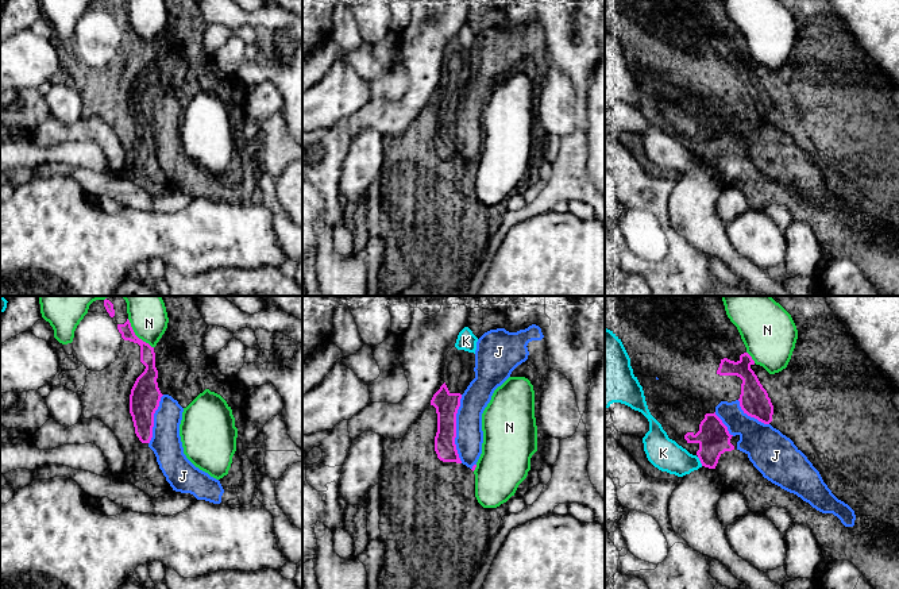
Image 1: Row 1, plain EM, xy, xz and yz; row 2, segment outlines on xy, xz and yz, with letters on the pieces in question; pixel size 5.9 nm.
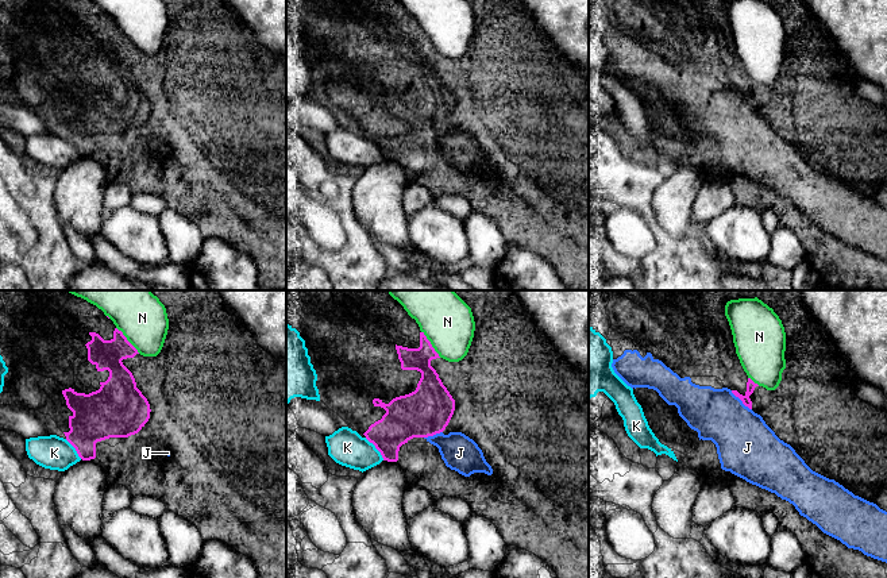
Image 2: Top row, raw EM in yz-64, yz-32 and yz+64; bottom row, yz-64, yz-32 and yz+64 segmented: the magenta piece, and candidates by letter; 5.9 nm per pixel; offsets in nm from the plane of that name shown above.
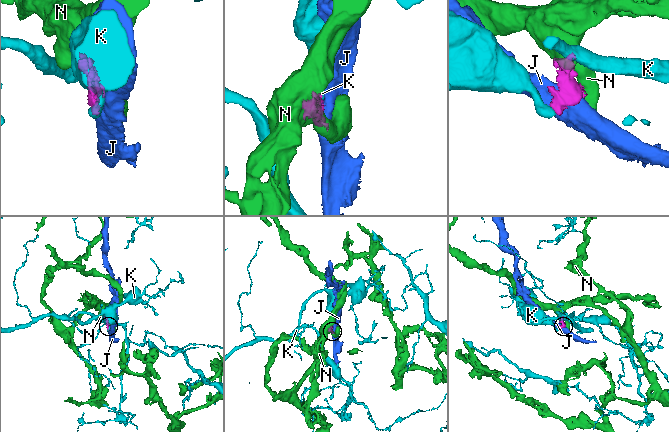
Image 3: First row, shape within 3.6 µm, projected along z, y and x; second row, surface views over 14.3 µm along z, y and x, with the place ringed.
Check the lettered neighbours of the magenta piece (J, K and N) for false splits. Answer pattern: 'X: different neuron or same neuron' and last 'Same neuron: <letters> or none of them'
J: different neuron
K: different neuron
N: different neuron
Same neuron: none of them

